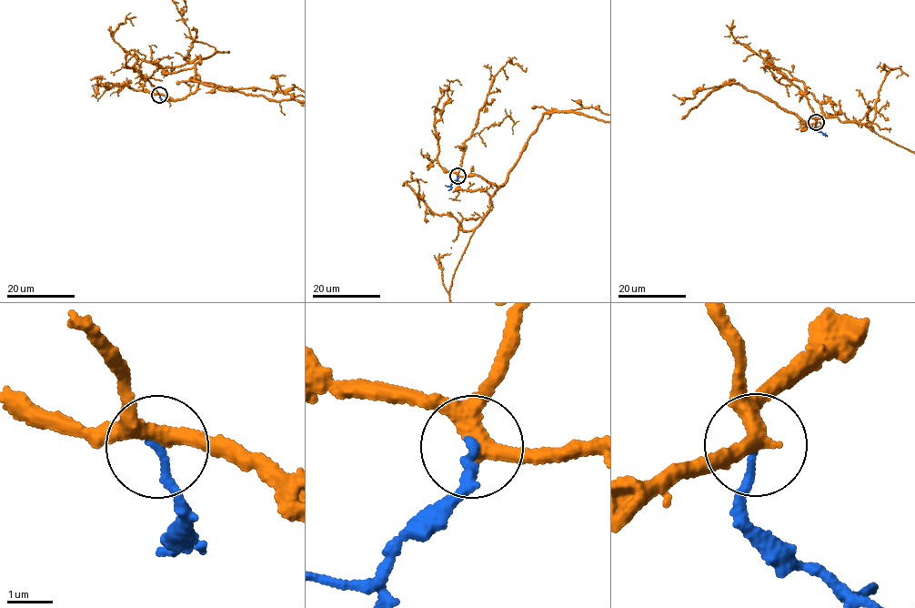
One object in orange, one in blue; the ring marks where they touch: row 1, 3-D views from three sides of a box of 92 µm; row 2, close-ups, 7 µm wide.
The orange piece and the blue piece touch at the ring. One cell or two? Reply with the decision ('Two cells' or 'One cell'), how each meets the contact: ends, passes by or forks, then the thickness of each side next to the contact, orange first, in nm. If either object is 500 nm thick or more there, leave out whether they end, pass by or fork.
Two cells. At the ring orange forks. At the ring blue ends. Thickness 320 nm (orange) against 180 nm

